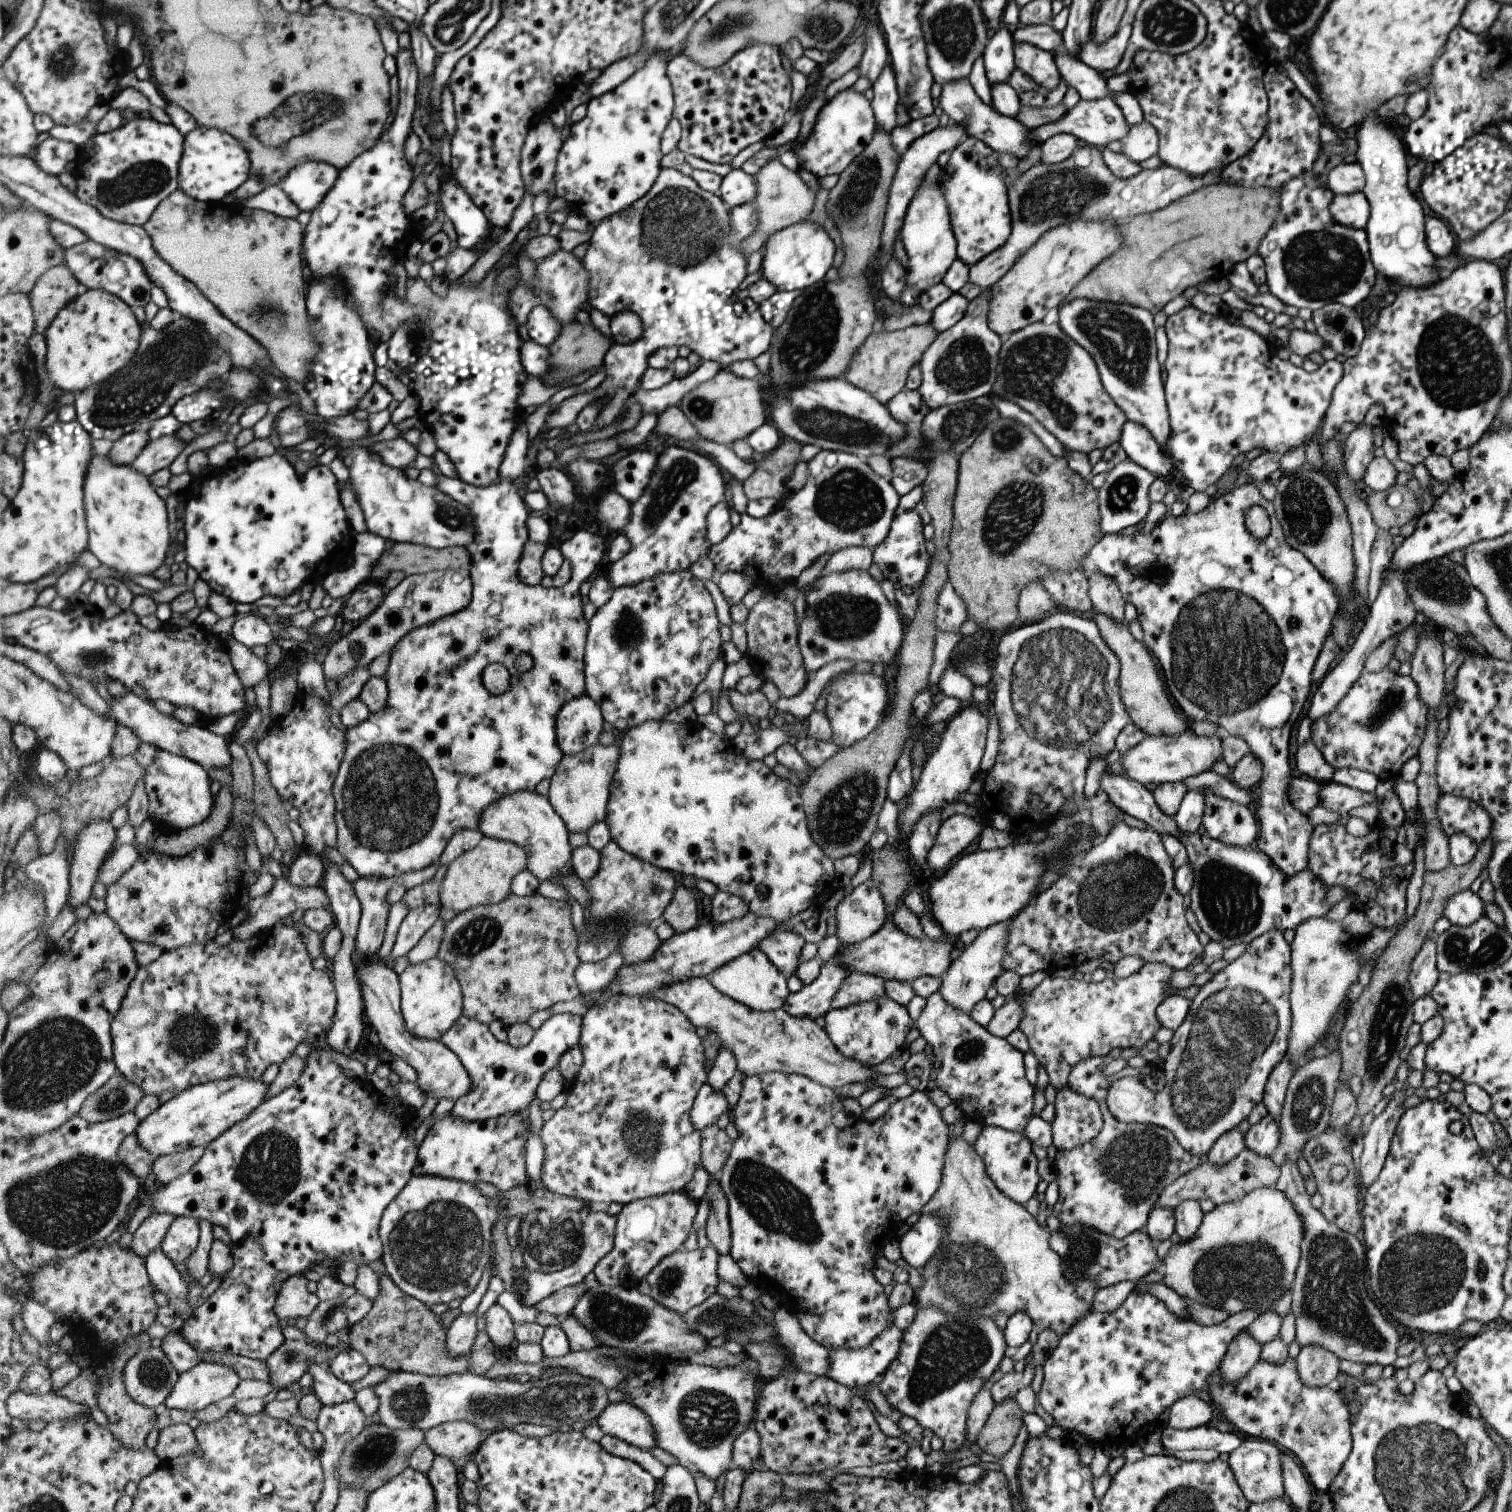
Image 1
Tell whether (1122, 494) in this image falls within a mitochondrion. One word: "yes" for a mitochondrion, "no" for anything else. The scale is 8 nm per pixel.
yes

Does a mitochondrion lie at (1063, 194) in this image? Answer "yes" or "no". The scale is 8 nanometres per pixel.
yes

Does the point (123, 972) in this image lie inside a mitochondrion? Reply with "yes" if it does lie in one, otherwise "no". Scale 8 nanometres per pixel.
no

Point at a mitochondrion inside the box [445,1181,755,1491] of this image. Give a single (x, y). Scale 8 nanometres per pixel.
(560, 1400)

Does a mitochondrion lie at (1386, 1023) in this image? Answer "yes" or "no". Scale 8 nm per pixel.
yes

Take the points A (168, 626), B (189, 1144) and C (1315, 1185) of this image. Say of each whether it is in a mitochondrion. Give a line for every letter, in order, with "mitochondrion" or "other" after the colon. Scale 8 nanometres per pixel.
A: other
B: other
C: other

